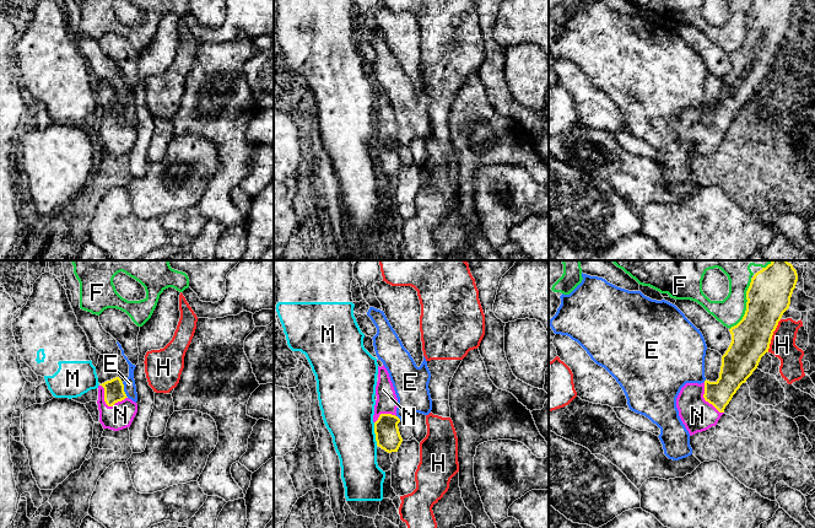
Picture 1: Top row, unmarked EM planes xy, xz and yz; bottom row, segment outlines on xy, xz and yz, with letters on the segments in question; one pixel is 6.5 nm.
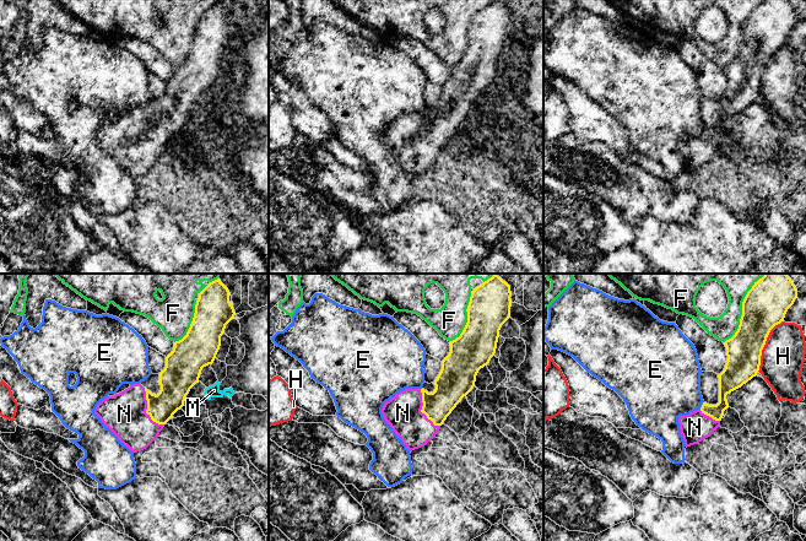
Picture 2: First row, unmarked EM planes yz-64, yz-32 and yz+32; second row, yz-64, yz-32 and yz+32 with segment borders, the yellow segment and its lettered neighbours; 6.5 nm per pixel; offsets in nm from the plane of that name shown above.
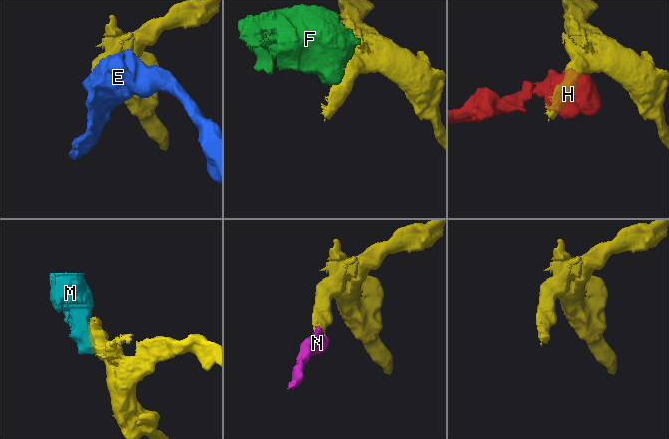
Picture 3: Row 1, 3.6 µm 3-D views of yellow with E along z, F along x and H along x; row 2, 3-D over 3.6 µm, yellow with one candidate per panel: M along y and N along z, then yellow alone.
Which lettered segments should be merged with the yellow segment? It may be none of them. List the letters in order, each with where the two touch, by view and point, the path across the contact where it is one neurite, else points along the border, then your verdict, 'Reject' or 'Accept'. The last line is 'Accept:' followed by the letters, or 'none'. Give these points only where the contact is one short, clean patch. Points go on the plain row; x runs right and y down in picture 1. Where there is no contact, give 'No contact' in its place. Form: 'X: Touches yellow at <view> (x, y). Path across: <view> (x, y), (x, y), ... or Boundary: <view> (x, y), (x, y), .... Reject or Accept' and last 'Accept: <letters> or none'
E: Touches yellow at xy (123, 114). Boundary: xy (122, 107), (123, 116), (128, 122). Reject
F: Touches yellow at yz (746, 30). Reject
H: Touches yellow at yz (772, 59). Reject
M: Touches yellow at xz (374, 157). Boundary: xz (373, 147), (377, 170). Reject
N: Touches yellow at xy (107, 129). Path across: xy (114, 117), (107, 129), (120, 140). Accept
Accept: N

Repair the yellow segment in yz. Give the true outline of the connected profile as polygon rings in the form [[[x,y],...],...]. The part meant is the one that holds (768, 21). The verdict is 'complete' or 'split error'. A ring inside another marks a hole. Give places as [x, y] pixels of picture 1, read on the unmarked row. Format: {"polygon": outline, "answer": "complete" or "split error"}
{"polygon": [[[754,0],[746,16],[746,36],[743,44],[729,54],[732,68],[722,81],[719,103],[716,107],[686,108],[678,123],[679,141],[690,161],[716,151],[725,131],[743,108],[757,93],[761,82],[768,77],[773,56],[783,38],[789,33],[798,0]]], "answer": "split error"}

